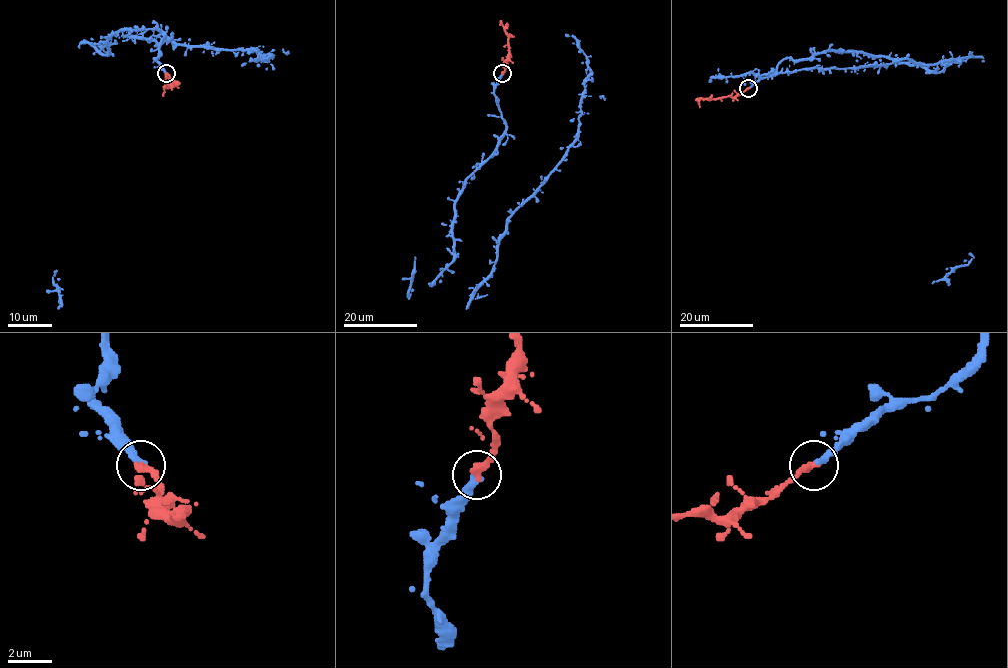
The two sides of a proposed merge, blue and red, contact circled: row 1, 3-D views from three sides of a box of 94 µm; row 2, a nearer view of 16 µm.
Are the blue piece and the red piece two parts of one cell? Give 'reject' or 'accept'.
accept

